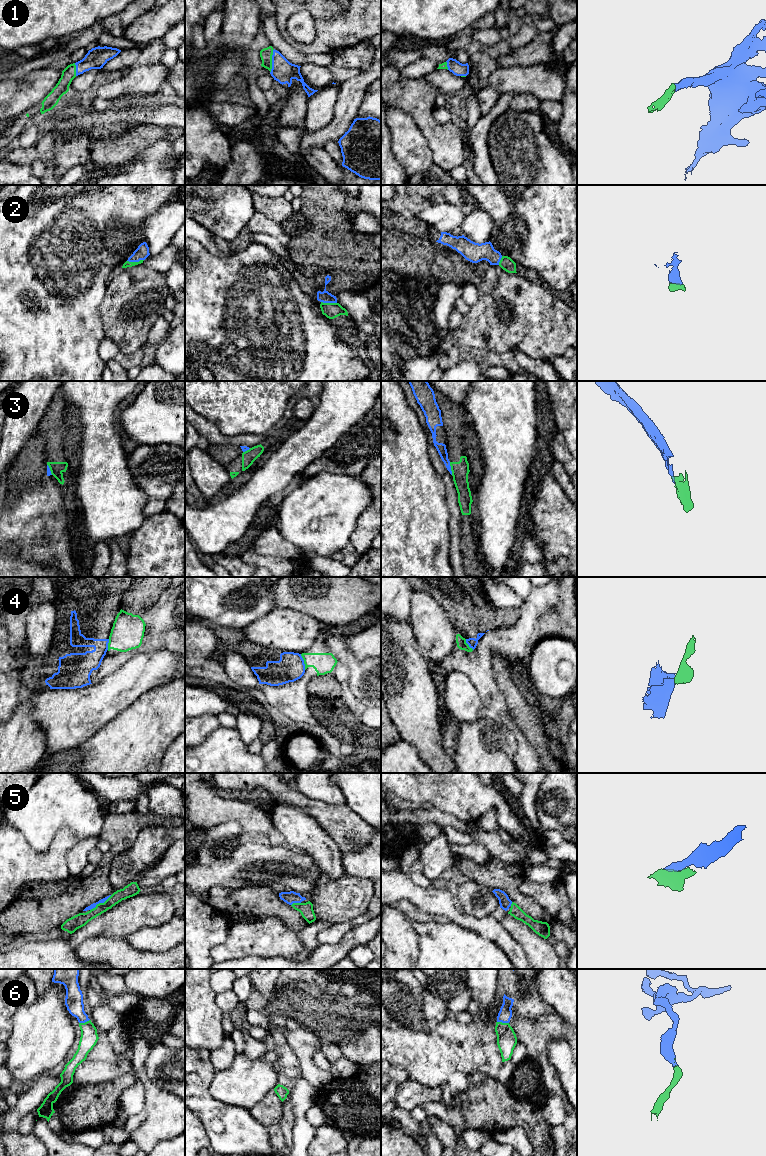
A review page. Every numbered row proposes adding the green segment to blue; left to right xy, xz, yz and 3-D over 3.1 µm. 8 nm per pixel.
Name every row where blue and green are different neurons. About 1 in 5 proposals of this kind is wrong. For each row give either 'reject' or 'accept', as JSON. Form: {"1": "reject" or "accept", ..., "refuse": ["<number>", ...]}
{"1": "accept", "2": "accept", "3": "reject", "4": "reject", "5": "accept", "6": "accept", "refuse": ["3", "4"]}

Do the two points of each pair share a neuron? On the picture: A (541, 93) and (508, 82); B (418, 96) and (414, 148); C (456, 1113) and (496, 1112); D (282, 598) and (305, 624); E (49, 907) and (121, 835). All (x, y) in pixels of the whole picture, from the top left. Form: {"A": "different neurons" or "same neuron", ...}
{"A": "same neuron", "B": "different neurons", "C": "different neurons", "D": "different neurons", "E": "same neuron"}

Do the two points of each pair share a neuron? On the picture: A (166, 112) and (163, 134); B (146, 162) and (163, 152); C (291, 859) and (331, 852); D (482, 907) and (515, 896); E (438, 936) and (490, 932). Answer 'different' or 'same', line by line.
A: different
B: same
C: different
D: different
E: different

